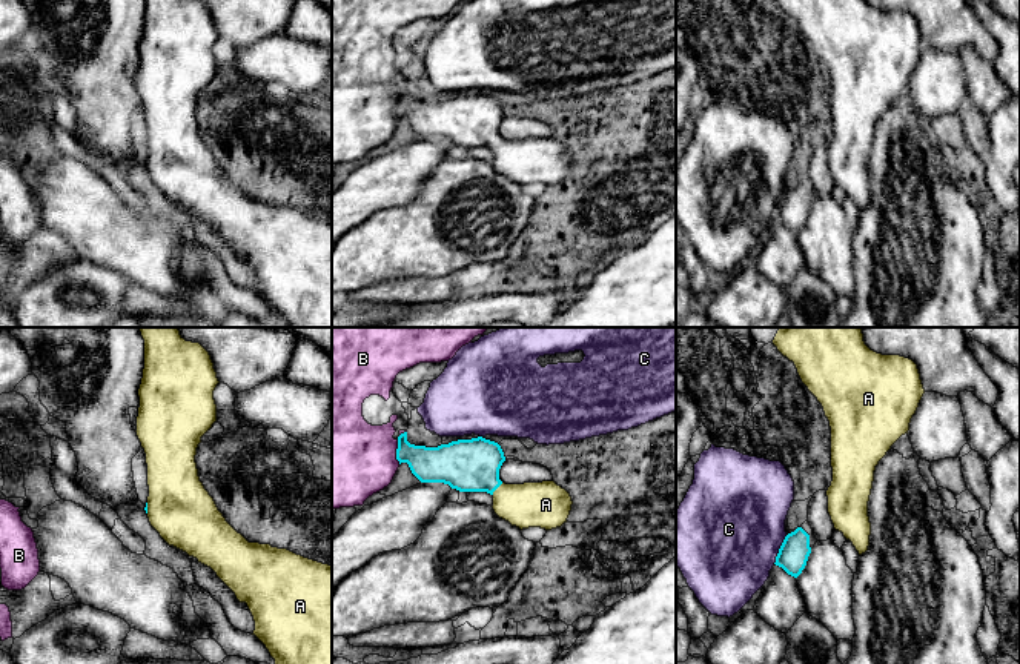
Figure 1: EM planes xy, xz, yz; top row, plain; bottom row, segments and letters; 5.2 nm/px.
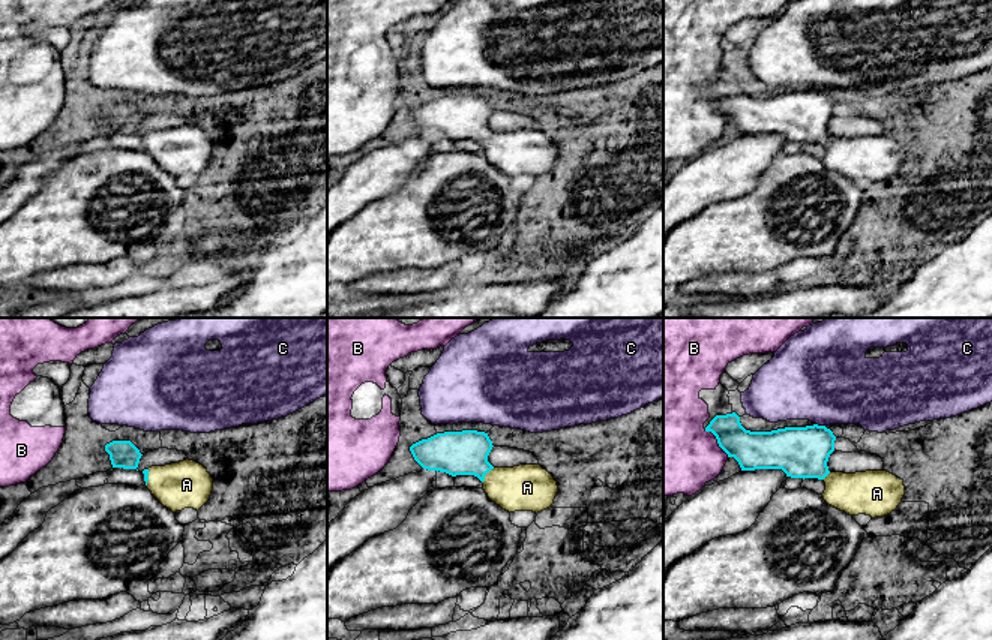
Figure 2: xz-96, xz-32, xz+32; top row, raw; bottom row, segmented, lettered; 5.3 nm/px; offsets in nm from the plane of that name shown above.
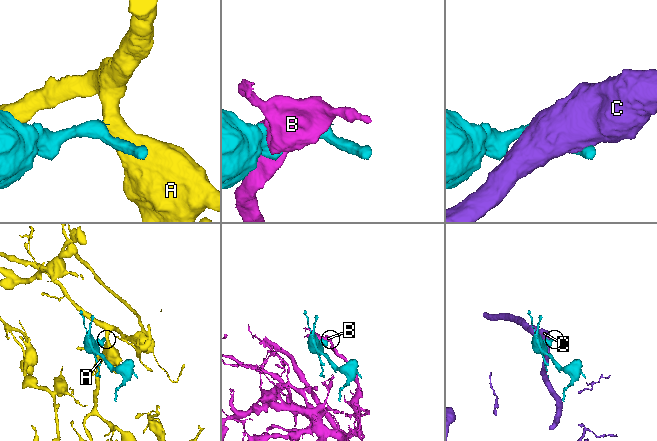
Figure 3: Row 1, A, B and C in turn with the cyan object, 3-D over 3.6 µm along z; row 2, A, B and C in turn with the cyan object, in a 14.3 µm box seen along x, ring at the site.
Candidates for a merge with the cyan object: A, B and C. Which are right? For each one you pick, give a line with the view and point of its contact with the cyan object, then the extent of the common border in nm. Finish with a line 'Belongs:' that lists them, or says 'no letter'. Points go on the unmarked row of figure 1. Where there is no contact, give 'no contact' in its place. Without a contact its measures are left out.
A: xz (496, 143) | 90 nm
Belongs: A

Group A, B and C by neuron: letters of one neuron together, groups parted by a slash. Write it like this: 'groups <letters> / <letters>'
groups A / B / C

